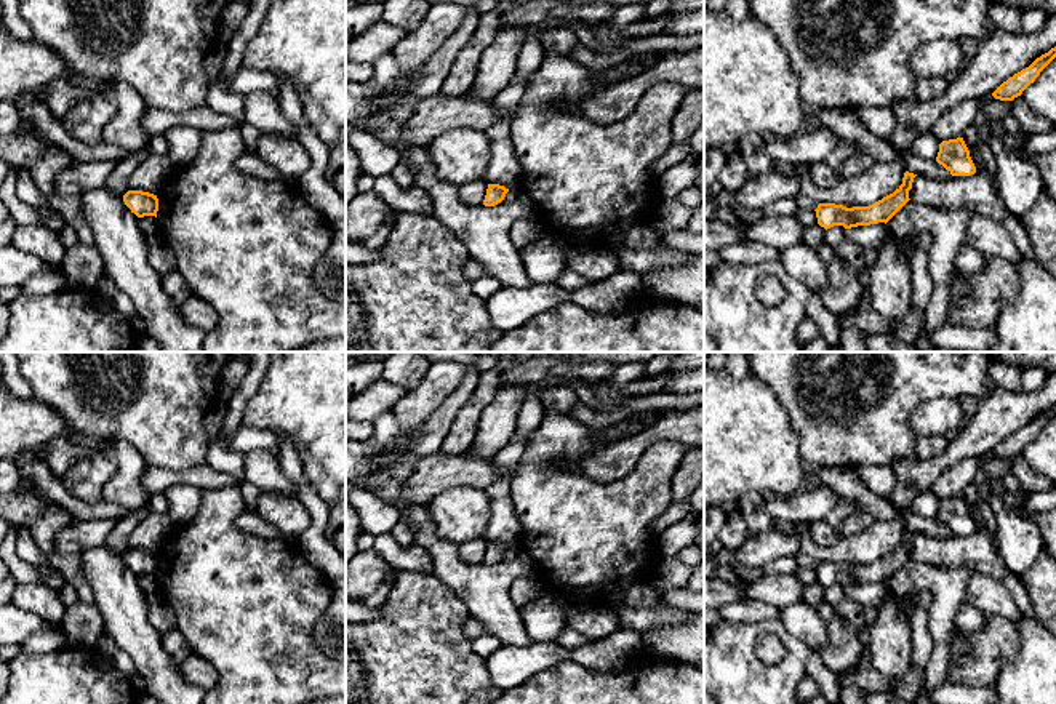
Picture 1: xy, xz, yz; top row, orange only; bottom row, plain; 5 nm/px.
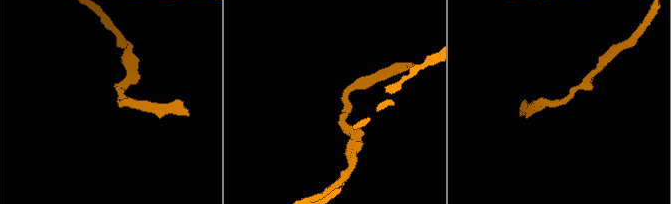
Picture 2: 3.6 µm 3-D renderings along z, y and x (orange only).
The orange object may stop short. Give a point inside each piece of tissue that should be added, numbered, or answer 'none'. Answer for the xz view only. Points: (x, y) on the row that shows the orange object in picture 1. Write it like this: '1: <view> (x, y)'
none

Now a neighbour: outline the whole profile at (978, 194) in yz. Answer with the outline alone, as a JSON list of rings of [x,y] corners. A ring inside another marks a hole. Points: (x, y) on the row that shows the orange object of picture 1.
[[[979,141],[976,150],[986,168],[971,176],[954,176],[949,181],[938,181],[928,176],[915,176],[909,198],[915,203],[947,211],[968,210],[1002,222],[1010,211],[998,194],[992,176],[997,171],[995,154],[987,142]]]

